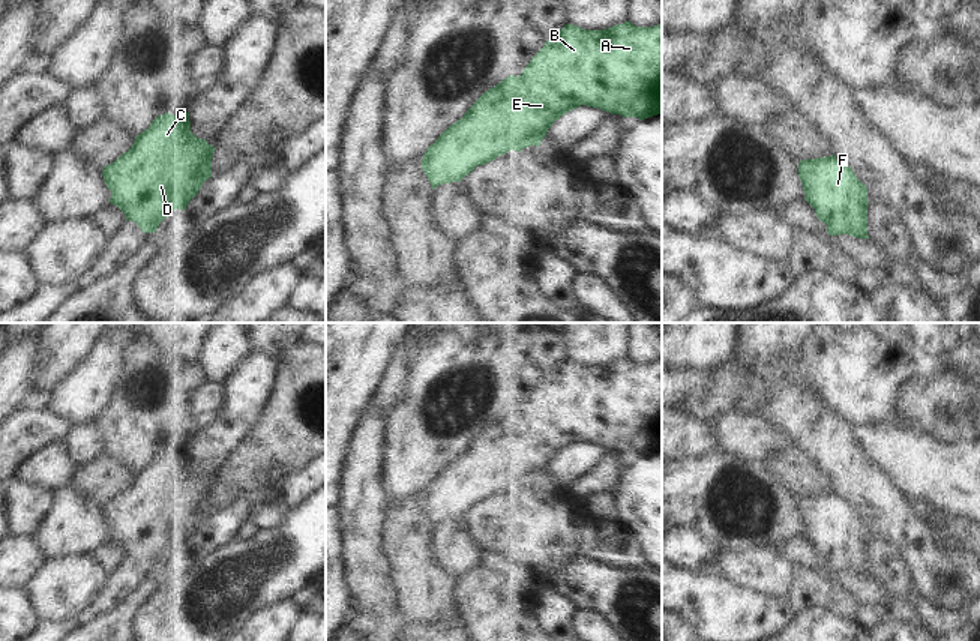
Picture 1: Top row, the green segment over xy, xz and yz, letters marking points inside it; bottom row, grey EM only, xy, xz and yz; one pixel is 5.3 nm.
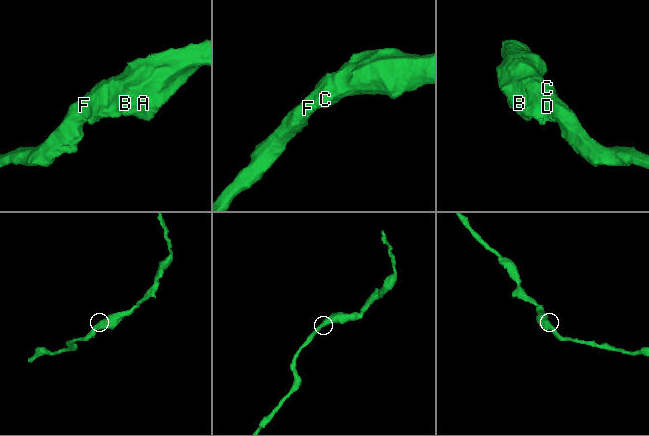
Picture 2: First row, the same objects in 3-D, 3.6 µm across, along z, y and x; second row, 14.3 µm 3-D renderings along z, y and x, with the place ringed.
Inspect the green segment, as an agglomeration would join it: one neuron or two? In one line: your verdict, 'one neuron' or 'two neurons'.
one neuron

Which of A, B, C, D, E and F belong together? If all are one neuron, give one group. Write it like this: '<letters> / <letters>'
A B C D E F

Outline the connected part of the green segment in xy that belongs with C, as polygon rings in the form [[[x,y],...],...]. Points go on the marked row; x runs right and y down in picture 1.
[[[189,113],[158,116],[128,152],[104,167],[110,203],[143,233],[156,233],[167,215],[185,210],[212,177],[213,152],[191,132]]]

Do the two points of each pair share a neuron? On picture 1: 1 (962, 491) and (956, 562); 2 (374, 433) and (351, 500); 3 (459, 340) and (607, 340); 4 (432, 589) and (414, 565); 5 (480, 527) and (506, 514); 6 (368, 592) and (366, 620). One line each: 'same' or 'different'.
1: different
2: same
3: different
4: same
5: same
6: different

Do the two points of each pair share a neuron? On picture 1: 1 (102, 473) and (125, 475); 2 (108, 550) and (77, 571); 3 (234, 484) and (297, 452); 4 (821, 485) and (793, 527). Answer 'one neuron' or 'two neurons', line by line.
1: one neuron
2: two neurons
3: one neuron
4: two neurons

